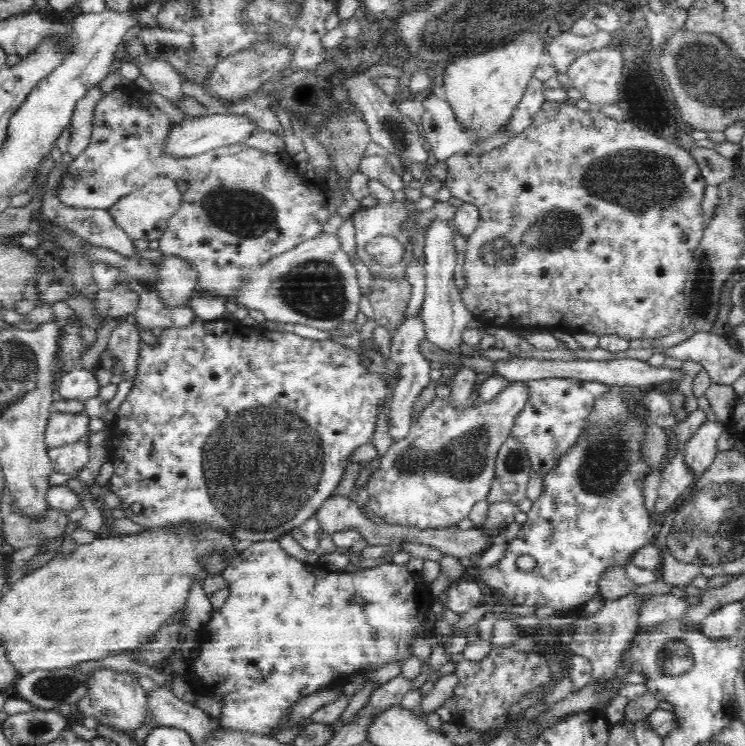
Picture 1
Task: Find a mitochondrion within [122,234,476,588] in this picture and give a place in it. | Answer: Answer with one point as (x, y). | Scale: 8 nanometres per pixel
(261, 466)

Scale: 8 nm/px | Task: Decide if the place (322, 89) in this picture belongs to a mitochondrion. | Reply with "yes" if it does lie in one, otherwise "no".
no

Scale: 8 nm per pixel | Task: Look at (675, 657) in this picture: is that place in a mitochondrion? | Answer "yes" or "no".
yes

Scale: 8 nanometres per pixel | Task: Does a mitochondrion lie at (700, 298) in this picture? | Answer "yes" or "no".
yes

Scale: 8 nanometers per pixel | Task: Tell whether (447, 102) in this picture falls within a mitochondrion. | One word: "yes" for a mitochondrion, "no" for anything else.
no

